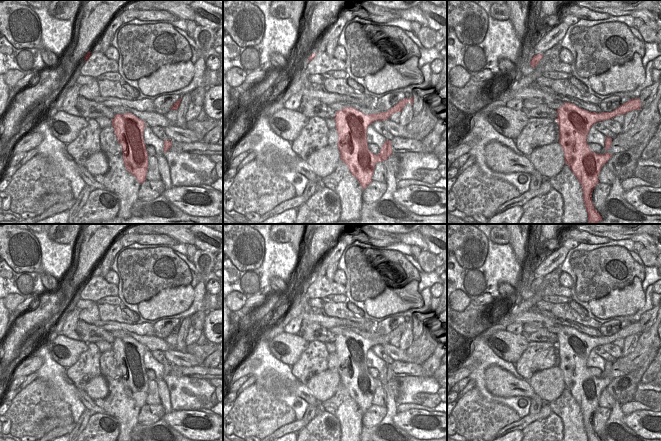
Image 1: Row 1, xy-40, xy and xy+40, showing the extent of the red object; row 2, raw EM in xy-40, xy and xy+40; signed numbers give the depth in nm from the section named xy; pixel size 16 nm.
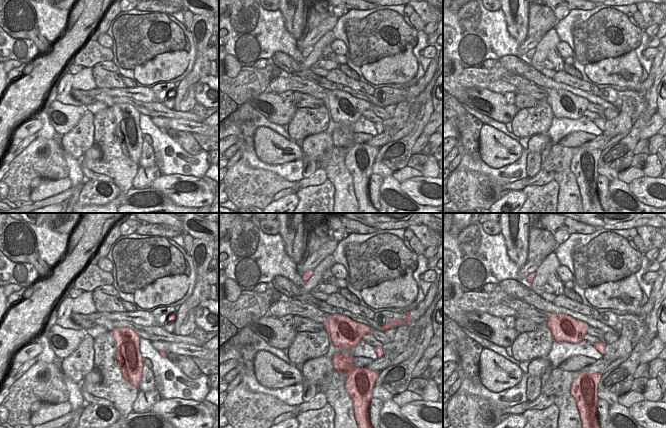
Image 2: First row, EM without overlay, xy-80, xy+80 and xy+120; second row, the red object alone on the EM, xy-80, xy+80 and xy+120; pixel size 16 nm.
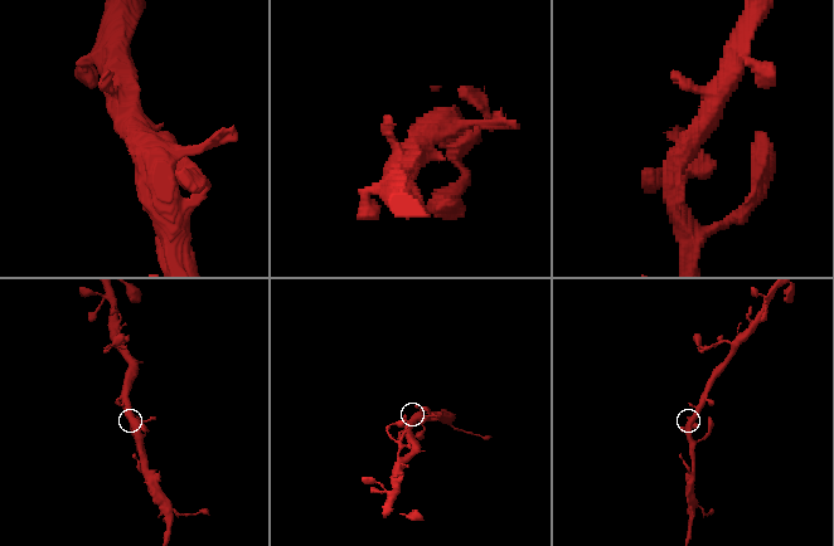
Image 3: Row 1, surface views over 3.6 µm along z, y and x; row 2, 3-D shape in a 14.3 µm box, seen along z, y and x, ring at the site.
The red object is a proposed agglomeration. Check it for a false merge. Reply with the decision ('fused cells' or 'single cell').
single cell

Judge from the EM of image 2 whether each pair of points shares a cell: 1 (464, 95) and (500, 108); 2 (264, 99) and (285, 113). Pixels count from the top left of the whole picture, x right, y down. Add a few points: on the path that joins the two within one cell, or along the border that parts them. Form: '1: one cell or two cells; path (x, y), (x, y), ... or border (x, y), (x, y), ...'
1: one cell; path (473, 96), (482, 97), (491, 103)
2: one cell; path (269, 102), (280, 112)

